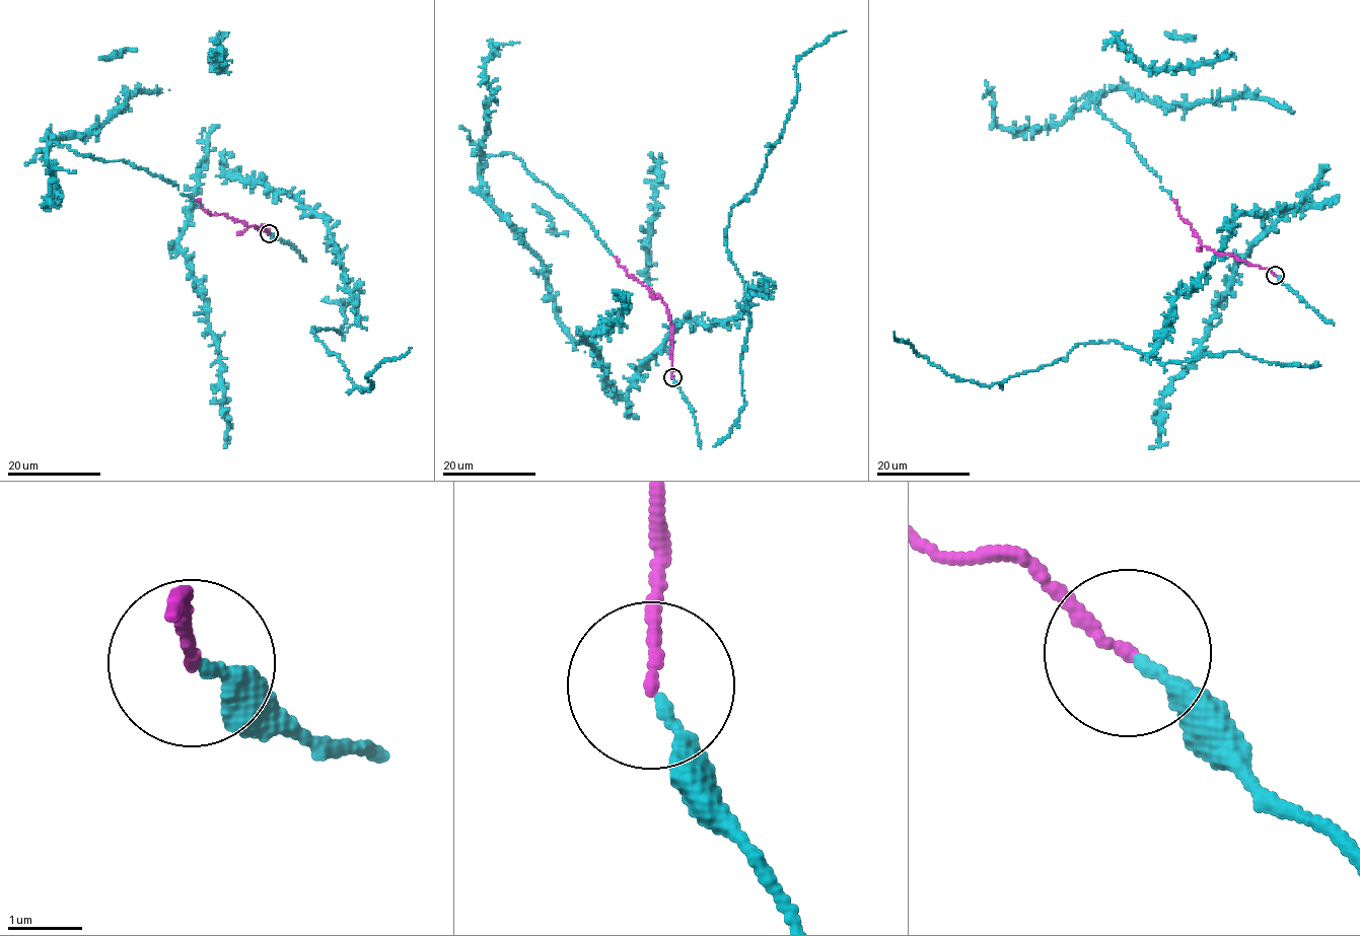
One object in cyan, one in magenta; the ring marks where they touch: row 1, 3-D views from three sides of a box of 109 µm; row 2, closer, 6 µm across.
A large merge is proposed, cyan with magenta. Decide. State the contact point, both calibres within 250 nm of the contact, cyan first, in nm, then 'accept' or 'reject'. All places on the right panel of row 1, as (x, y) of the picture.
at (1275, 275); 190 nm thick on the cyan side, 150 nm on the other; accept

